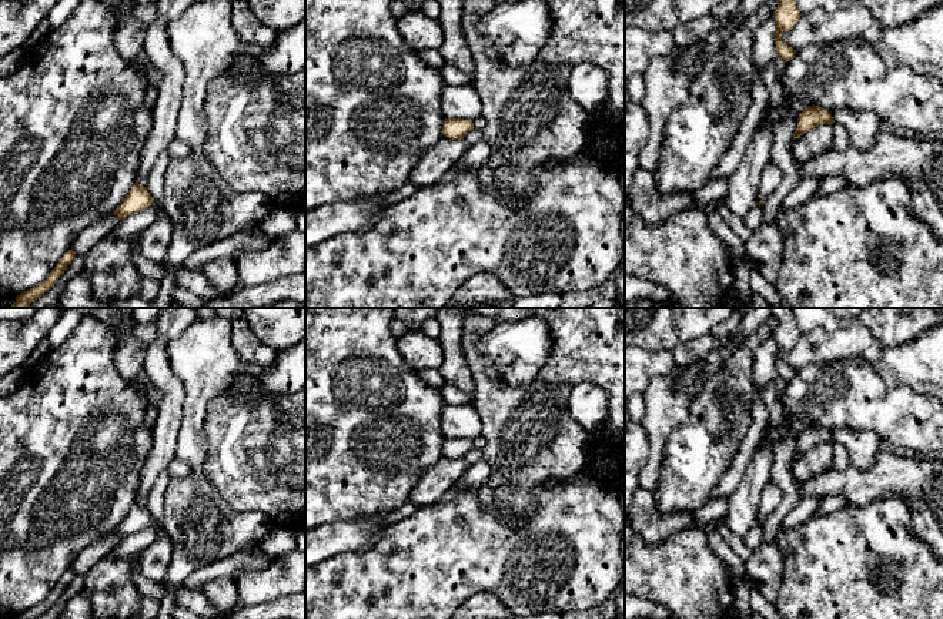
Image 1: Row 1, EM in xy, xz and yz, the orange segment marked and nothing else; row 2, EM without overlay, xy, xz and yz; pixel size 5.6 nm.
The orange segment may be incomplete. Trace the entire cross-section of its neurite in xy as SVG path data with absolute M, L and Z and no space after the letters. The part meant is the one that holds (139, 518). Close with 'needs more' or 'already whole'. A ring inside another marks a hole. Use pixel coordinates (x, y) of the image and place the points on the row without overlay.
M136 501L131 509L128 511L127 516L113 533L117 535L120 539L124 539L128 535L137 533L148 528L151 522L153 516L148 509Z | already whole

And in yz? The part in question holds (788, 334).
M772 308L772 318L778 321L778 329L773 334L776 341L776 371L778 377L787 382L793 378L796 369L783 361L782 352L792 349L802 334L790 308Z | already whole

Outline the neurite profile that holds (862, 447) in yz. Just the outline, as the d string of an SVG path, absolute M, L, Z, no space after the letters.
M839 428L830 431L835 442L842 444L849 456L849 462L857 469L869 469L875 462L876 455L882 451L882 439L870 431L850 431Z

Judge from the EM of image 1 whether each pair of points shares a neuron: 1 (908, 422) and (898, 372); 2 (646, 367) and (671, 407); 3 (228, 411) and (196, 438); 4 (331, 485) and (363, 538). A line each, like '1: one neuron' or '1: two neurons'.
1: two neurons
2: two neurons
3: two neurons
4: two neurons

